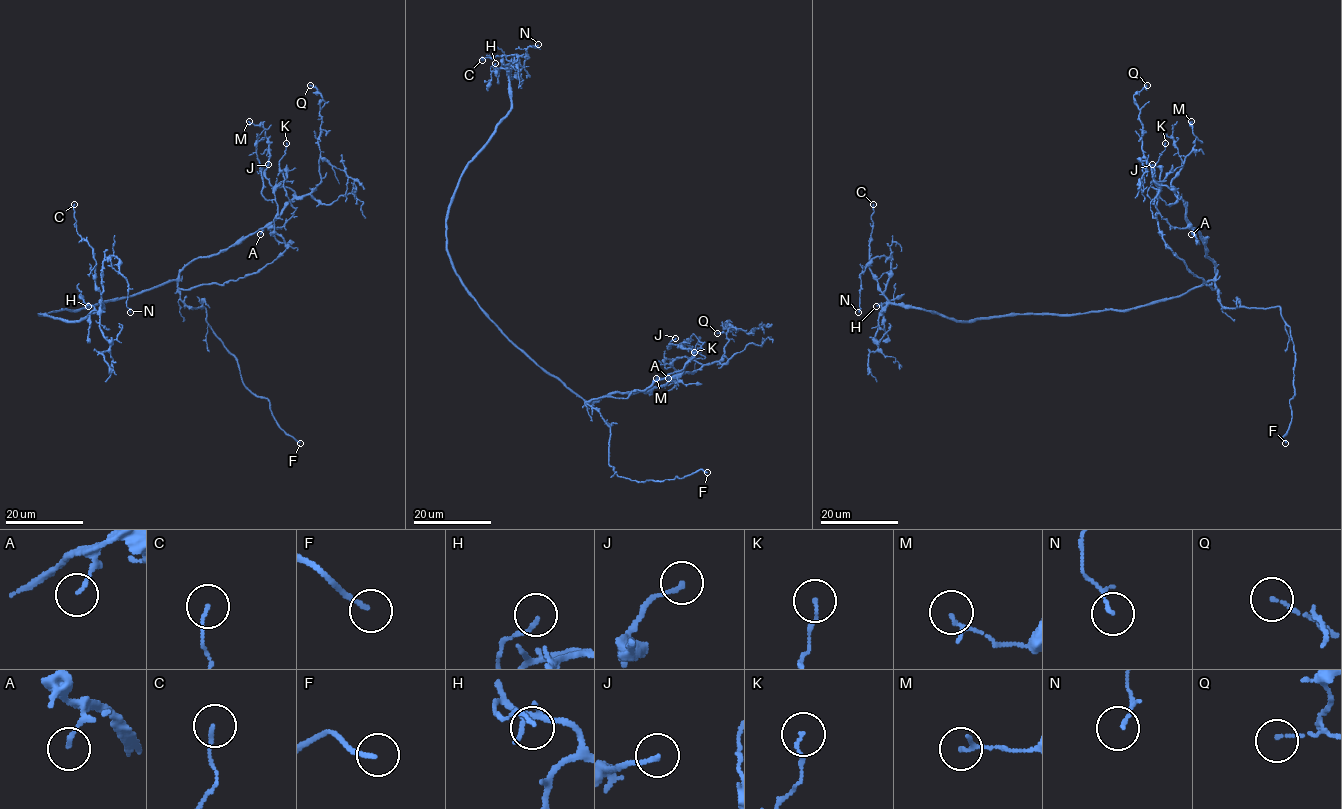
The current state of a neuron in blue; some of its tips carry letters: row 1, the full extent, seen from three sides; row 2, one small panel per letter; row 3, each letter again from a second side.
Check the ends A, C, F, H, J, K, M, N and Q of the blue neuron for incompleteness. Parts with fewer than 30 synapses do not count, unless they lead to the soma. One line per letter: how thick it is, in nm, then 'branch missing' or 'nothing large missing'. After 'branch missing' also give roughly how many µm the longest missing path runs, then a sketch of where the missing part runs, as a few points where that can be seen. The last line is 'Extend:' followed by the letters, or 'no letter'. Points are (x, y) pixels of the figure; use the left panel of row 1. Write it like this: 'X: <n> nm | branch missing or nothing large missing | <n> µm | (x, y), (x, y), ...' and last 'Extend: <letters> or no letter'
A: 120 nm | nothing large missing
C: 100 nm | nothing large missing
F: 150 nm | branch missing | 25 µm | (300, 443), (312, 453), (327, 451), (347, 459), (363, 485)
H: 120 nm | nothing large missing
J: 150 nm | nothing large missing
K: 100 nm | nothing large missing
M: 140 nm | nothing large missing
N: 80 nm | nothing large missing
Q: 100 nm | nothing large missing
Extend: F

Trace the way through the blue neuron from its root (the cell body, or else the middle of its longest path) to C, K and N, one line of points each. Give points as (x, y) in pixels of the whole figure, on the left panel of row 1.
C: (94, 305), (38, 314), (80, 320), (103, 308), (101, 292), (94, 281), (93, 249), (76, 230), (74, 204)
K: (94, 305), (173, 281), (198, 257), (226, 251), (264, 226), (281, 227), (295, 210), (279, 163), (286, 143)
N: (94, 305), (38, 314), (80, 320), (100, 311), (102, 262), (112, 256), (127, 283), (130, 312)

